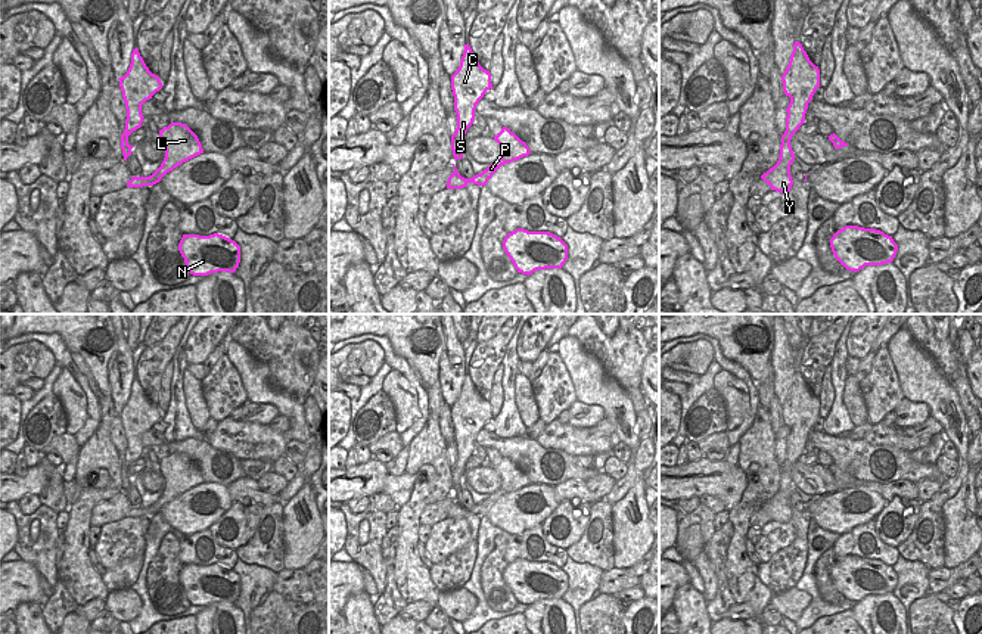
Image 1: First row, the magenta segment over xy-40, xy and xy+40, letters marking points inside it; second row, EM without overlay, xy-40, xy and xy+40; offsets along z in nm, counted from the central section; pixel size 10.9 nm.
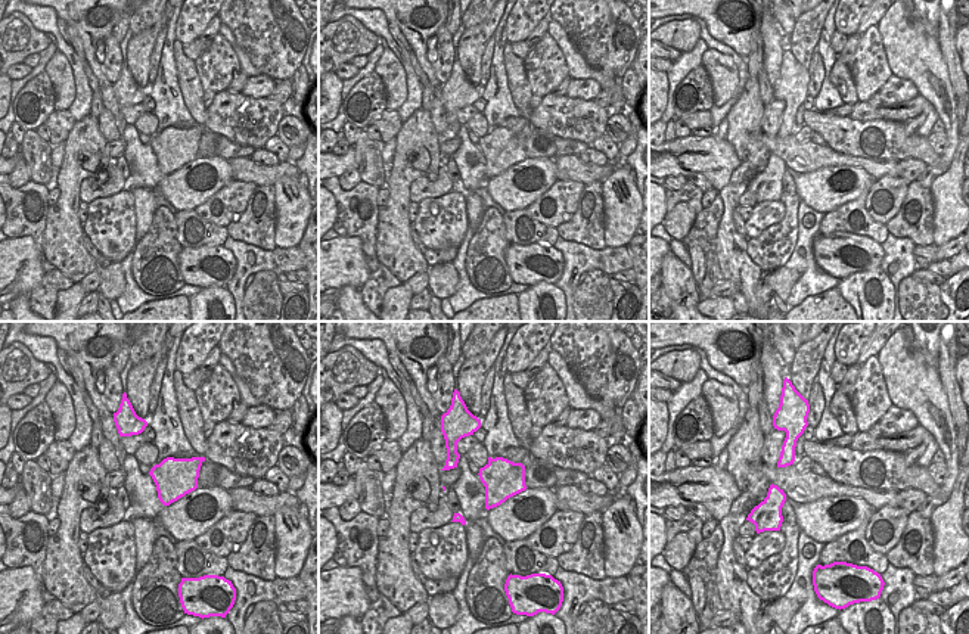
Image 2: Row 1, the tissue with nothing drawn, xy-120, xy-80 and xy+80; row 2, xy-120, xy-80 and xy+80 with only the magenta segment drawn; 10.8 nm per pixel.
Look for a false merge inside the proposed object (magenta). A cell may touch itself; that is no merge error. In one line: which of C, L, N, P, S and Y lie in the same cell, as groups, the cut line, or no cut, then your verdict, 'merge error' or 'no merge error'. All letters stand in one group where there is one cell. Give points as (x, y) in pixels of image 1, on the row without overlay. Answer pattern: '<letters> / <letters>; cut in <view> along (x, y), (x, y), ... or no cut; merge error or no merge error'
C L N P S Y; no cut; no merge error

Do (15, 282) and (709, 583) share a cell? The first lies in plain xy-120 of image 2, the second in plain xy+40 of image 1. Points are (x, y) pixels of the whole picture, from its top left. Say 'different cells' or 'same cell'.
different cells

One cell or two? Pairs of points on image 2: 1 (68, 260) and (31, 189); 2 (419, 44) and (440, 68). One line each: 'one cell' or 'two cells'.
1: two cells
2: two cells

